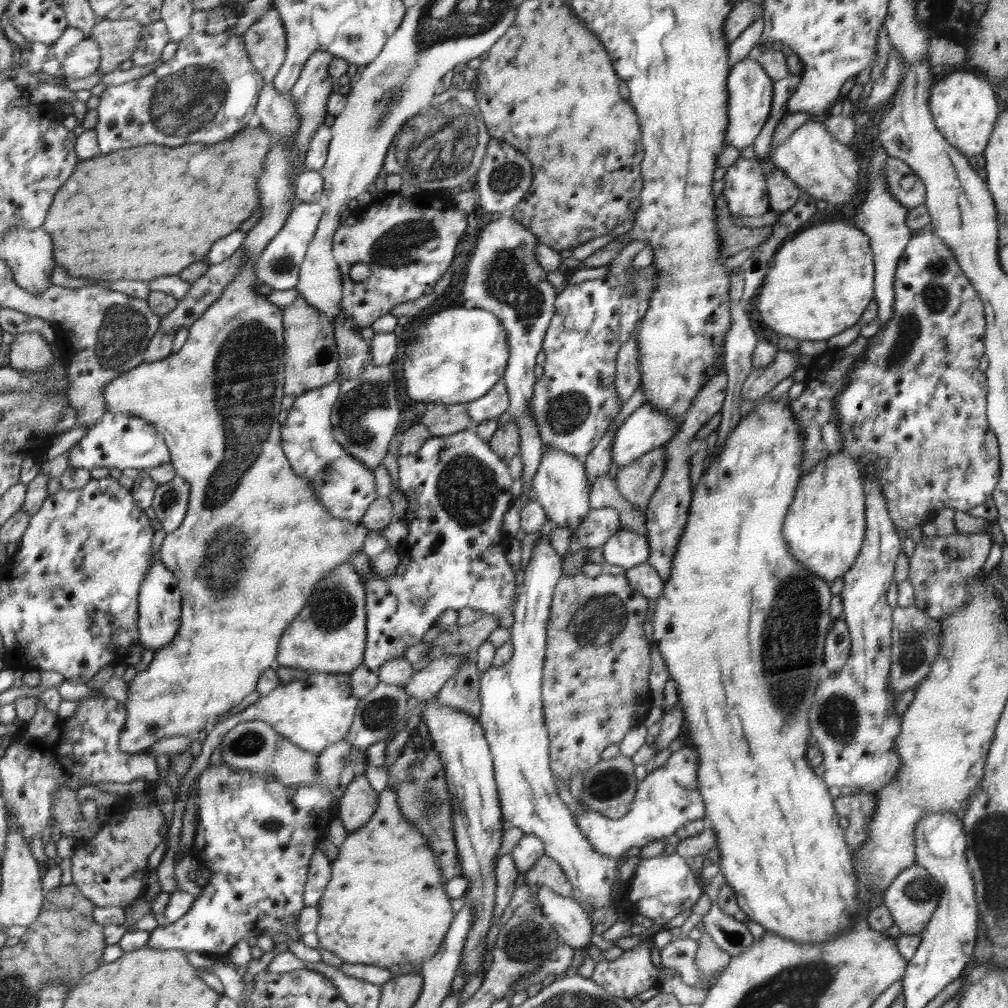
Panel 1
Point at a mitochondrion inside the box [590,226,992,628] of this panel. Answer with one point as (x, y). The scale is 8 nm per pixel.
(936, 295)

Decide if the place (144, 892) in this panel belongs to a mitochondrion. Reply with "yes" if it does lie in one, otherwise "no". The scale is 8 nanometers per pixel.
no

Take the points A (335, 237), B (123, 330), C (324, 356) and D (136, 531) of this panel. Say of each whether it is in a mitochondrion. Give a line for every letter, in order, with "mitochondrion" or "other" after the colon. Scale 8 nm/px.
A: other
B: mitochondrion
C: other
D: other

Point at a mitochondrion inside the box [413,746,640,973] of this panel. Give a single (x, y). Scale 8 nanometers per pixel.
(524, 944)

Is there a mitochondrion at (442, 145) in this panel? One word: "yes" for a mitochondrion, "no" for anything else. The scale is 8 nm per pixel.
yes

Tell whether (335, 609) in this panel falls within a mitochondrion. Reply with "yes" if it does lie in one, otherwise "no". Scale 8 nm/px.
yes

